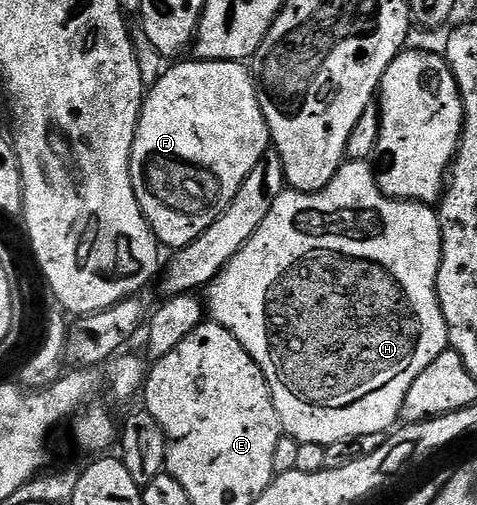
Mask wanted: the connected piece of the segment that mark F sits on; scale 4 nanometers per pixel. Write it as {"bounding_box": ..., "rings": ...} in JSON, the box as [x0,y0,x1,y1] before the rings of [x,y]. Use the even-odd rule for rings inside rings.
{"bounding_box":[131,60,273,248],"rings":[[[179,60],[168,65],[171,67],[156,80],[155,87],[152,90],[150,87],[146,91],[143,107],[139,113],[139,123],[135,129],[135,139],[131,145],[131,183],[135,189],[139,206],[143,209],[143,214],[156,238],[164,247],[171,246],[170,248],[182,248],[193,240],[197,240],[197,236],[201,236],[201,232],[205,232],[205,228],[209,228],[213,224],[213,220],[217,220],[217,216],[221,216],[221,212],[225,212],[227,205],[237,196],[245,176],[249,176],[249,172],[253,172],[253,168],[257,168],[259,161],[268,154],[273,146],[267,121],[261,112],[259,87],[256,86],[250,69],[243,62],[183,61]]]}

